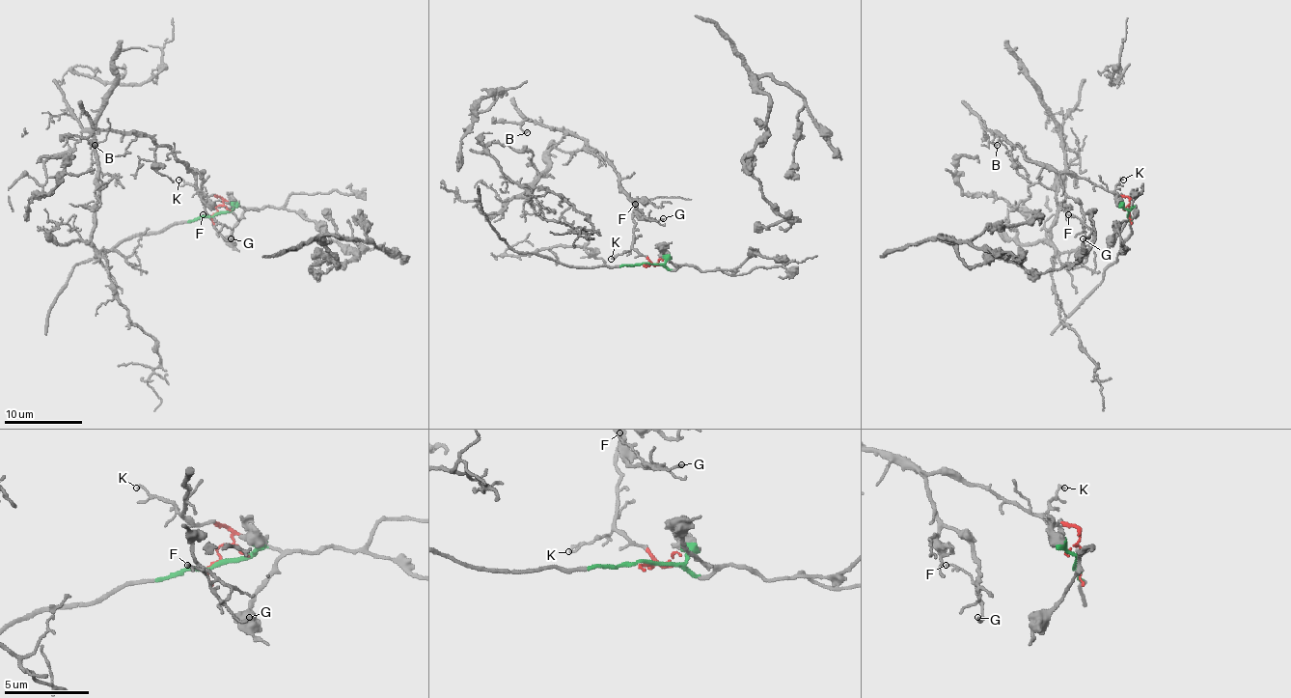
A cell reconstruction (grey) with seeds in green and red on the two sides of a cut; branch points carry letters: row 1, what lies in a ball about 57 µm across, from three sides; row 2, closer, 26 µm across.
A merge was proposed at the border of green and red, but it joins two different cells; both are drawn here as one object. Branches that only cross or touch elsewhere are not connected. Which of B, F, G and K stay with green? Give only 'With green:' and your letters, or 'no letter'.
With green: no letter

